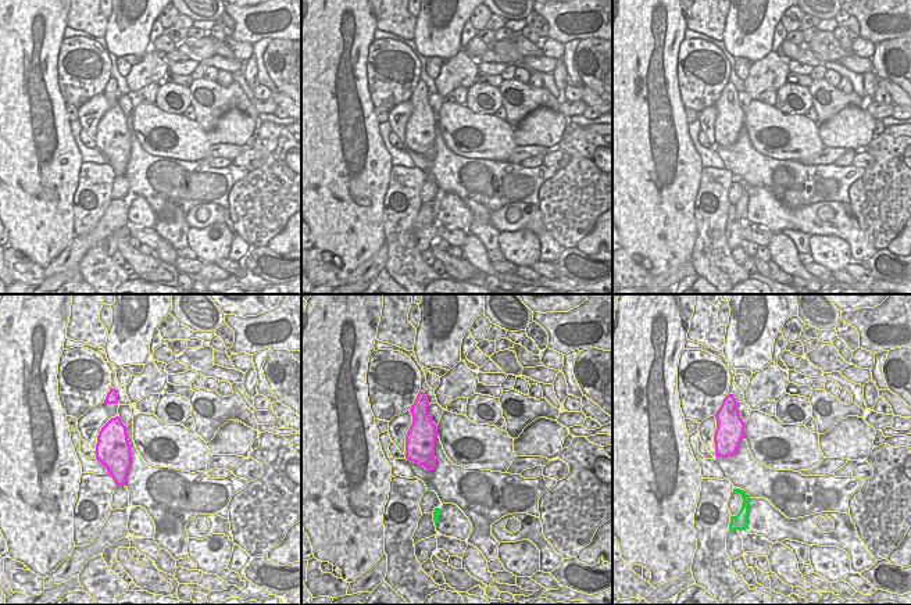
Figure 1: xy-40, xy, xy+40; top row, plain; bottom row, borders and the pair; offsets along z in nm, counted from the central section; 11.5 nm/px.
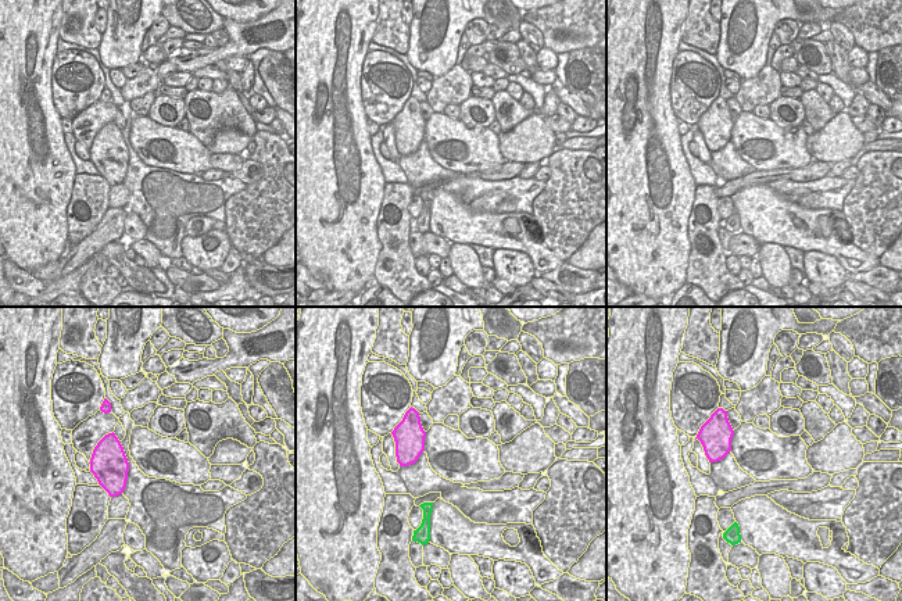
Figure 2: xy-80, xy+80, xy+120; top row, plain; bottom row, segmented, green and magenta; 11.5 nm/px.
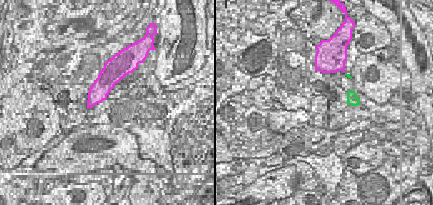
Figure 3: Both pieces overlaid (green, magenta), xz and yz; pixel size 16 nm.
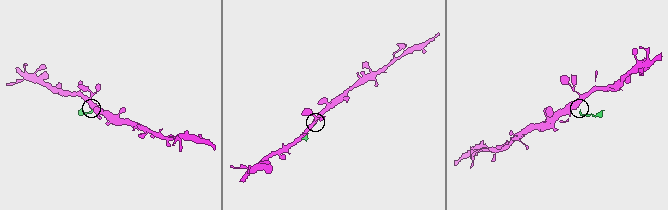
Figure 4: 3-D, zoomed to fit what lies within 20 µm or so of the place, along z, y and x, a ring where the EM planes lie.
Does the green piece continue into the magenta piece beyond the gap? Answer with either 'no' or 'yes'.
yes

